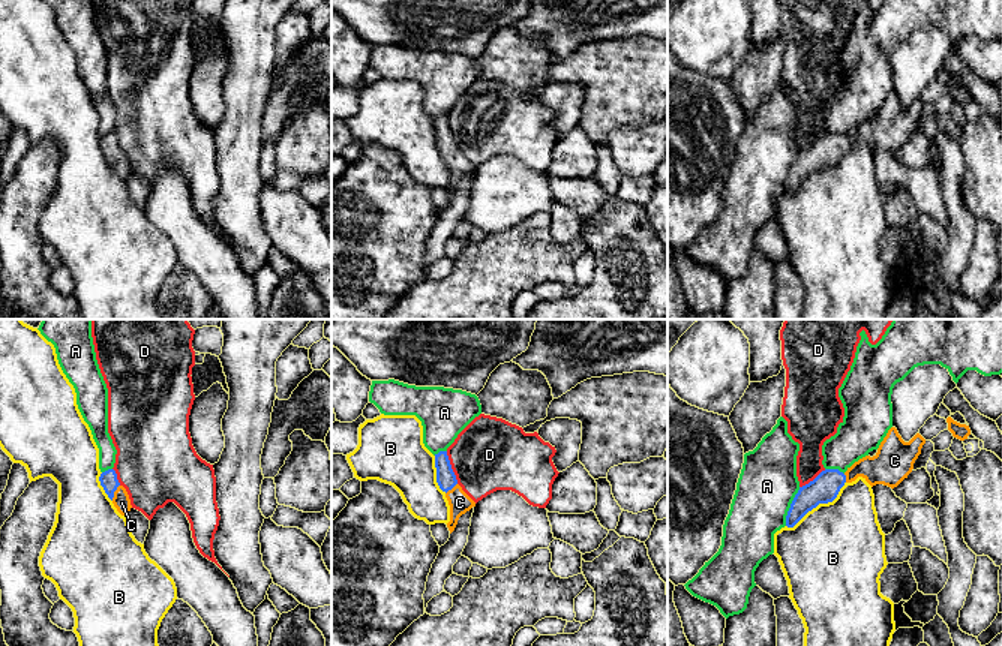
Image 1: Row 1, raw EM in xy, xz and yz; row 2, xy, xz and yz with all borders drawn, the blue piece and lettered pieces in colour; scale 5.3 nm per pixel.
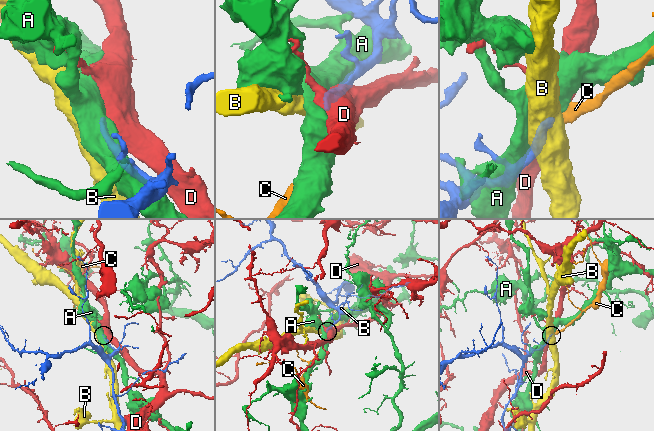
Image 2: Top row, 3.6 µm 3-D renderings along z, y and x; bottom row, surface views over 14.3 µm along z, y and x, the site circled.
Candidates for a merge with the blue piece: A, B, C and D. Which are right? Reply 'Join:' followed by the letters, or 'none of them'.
Join: C

